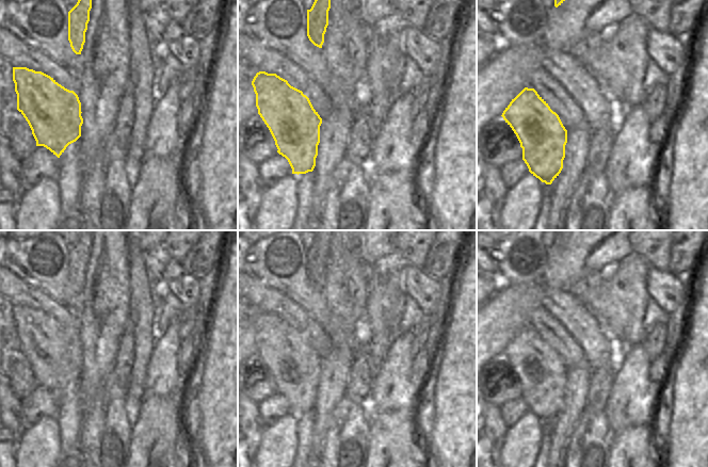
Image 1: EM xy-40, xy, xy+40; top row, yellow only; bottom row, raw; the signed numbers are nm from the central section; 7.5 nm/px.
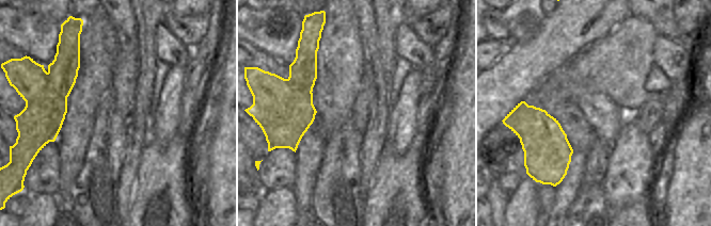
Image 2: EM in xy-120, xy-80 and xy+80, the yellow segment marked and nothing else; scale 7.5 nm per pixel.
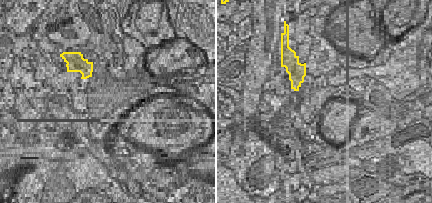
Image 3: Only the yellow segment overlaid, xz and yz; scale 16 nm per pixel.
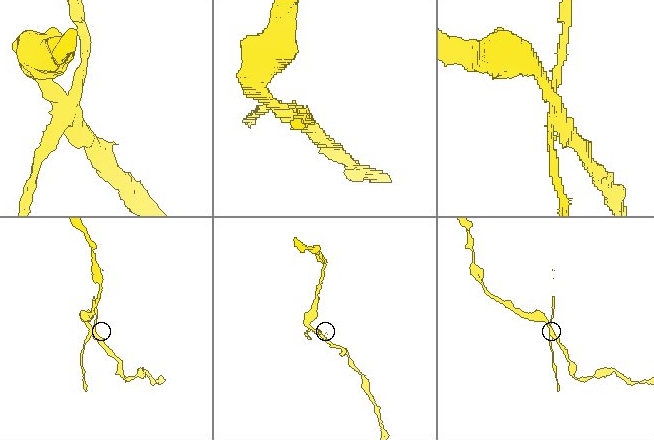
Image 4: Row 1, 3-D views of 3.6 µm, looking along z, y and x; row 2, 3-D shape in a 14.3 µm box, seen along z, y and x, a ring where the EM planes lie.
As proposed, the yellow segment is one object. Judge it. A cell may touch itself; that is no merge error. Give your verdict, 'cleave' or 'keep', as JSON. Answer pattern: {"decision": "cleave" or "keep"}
{"decision": "cleave"}

